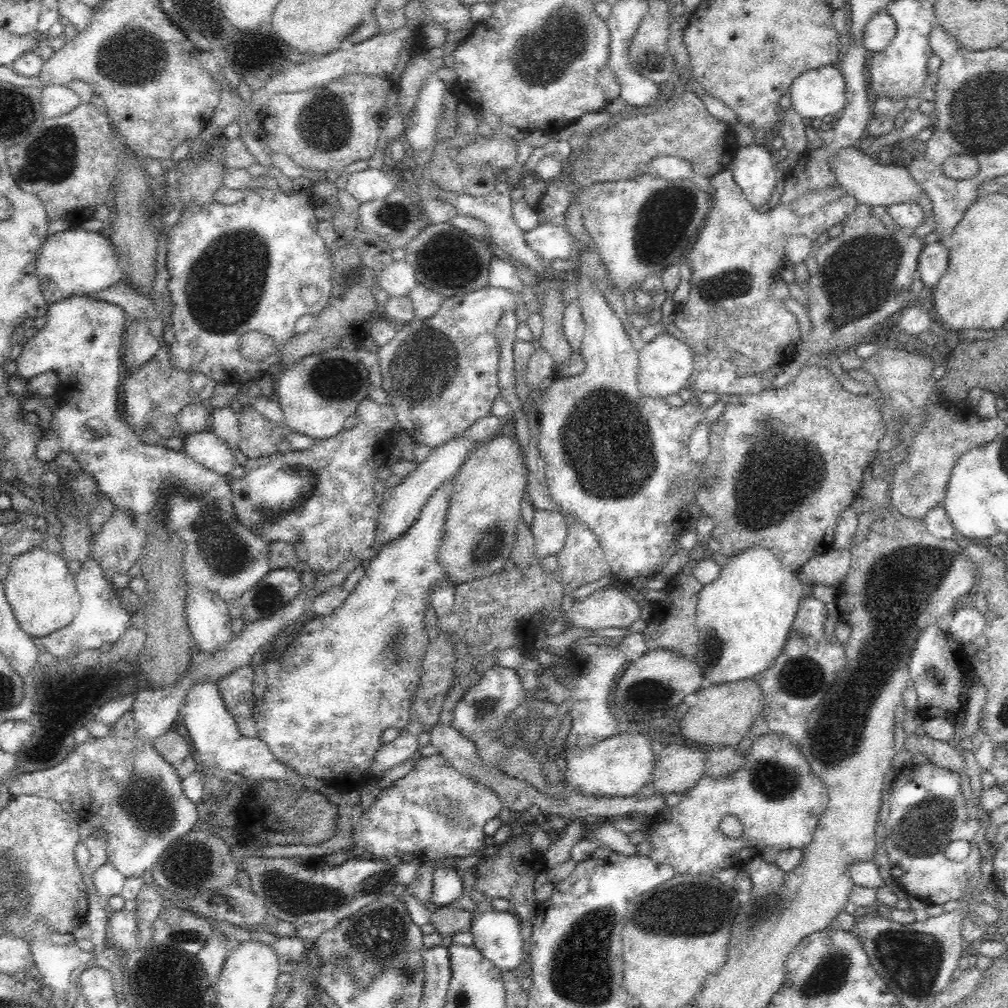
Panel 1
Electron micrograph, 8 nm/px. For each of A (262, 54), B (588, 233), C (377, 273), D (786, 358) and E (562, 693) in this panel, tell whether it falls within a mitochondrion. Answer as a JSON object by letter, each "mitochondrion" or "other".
{"A":"other","B":"other","C":"other","D":"other","E":"other"}

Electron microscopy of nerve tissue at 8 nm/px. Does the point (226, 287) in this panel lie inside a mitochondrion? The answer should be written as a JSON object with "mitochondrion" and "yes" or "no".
{"mitochondrion":"yes"}

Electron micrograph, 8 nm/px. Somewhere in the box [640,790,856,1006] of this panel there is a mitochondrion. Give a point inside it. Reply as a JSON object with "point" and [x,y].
{"point":[833,970]}

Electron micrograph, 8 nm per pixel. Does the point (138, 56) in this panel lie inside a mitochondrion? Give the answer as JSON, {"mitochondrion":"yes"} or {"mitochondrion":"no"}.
{"mitochondrion":"yes"}

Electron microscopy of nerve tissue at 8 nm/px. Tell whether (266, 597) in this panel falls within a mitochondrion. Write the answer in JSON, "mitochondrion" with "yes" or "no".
{"mitochondrion":"yes"}

